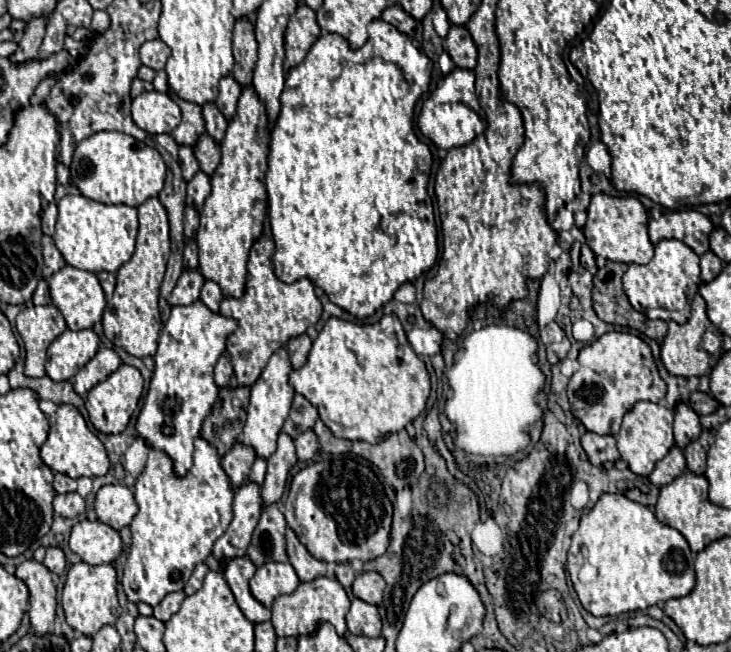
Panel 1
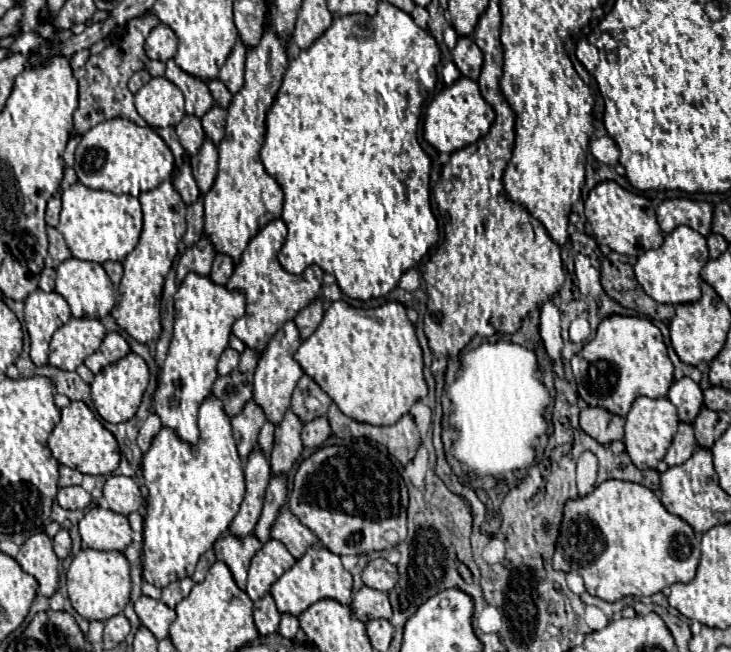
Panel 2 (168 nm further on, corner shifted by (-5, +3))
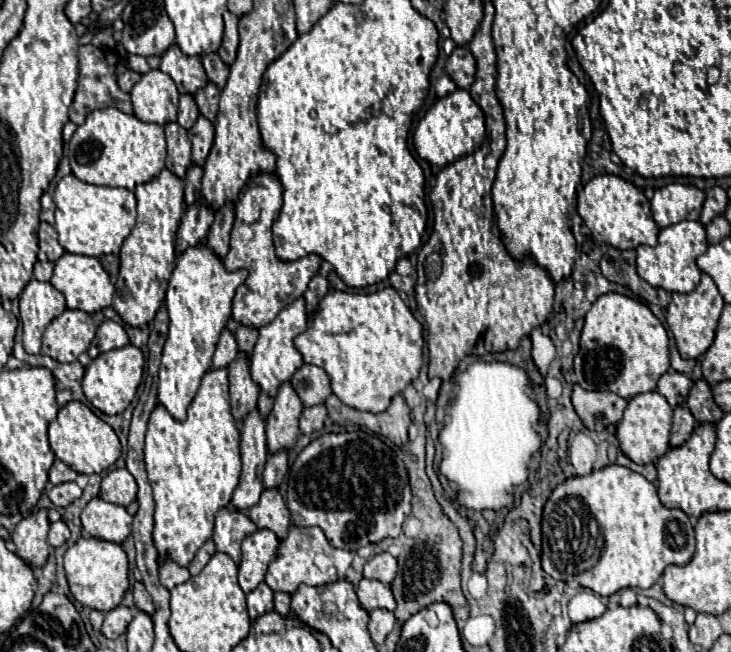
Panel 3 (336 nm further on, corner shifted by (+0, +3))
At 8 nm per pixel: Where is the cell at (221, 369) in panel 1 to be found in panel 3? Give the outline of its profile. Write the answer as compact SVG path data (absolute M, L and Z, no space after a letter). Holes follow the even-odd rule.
M223 329L221 337L219 337L219 343L217 343L217 349L215 349L215 355L213 355L213 369L227 367L235 359L237 351L239 349L237 349L235 335L229 329Z

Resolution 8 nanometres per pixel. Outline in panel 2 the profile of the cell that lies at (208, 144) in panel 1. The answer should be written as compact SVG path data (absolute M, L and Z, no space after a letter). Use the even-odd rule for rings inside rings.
M216 105L200 119L206 137L214 145L220 145L220 141L224 139L224 119L226 119L226 111L220 109L220 107L216 107Z

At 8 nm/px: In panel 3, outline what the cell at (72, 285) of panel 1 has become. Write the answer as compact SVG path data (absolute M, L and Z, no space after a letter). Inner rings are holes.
M63 253L63 257L55 263L51 285L65 295L69 309L81 309L87 313L95 313L109 307L115 293L115 287L97 257L73 255L73 253Z

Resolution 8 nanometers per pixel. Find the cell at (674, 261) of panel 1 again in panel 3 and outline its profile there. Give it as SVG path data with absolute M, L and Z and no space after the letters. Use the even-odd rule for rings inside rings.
M679 221L661 229L657 247L641 245L637 247L637 273L653 287L661 287L665 291L689 293L697 287L701 271L697 267L697 257L707 251L707 235L701 221Z

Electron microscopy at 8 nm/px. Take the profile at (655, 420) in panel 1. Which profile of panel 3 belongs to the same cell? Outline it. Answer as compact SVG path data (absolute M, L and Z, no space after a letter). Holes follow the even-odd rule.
M657 391L631 397L623 419L617 423L617 439L621 443L621 451L639 465L655 463L661 455L665 455L665 451L669 451L671 419L673 419L673 409L667 403L667 399Z

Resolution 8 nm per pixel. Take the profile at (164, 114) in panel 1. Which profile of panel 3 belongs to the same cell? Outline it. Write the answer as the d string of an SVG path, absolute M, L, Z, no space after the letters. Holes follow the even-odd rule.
M159 69L143 73L131 91L133 113L147 123L165 125L177 119L179 91L169 75Z

